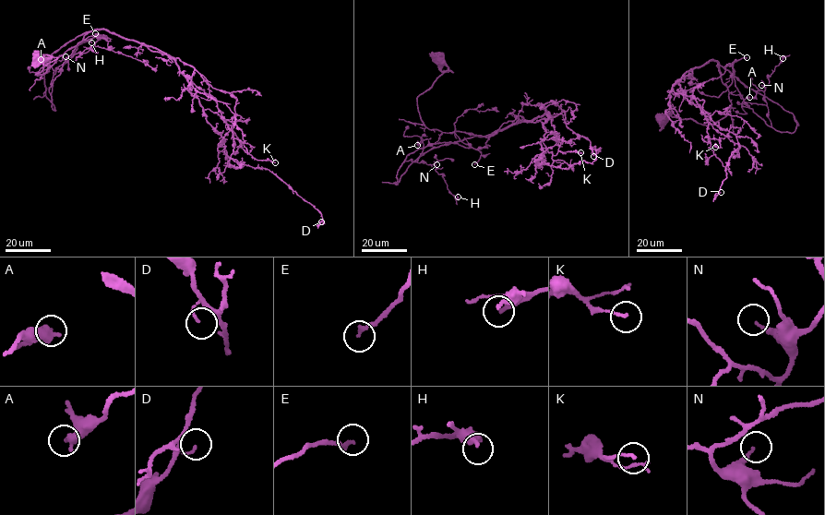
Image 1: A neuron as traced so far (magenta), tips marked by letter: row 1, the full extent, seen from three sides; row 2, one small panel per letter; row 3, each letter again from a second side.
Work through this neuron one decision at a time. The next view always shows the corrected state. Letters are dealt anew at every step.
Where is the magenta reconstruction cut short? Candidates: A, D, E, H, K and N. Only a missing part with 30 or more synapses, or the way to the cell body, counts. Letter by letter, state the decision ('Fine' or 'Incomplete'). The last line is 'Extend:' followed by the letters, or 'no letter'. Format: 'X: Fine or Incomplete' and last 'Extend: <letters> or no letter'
A: Fine
D: Fine
E: Fine
H: Fine
K: Fine
N: Fine
Extend: no letter

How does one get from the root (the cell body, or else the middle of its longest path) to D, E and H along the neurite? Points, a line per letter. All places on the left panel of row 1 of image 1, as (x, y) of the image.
D: (38, 58), (57, 58), (38, 76), (104, 29), (158, 48), (185, 76), (224, 153), (269, 169), (321, 221)
E: (38, 58), (57, 58), (38, 76), (87, 32), (46, 62), (54, 111), (50, 88), (95, 33)
H: (38, 58), (57, 58), (38, 76), (87, 32), (46, 62), (54, 111), (56, 69), (91, 42)

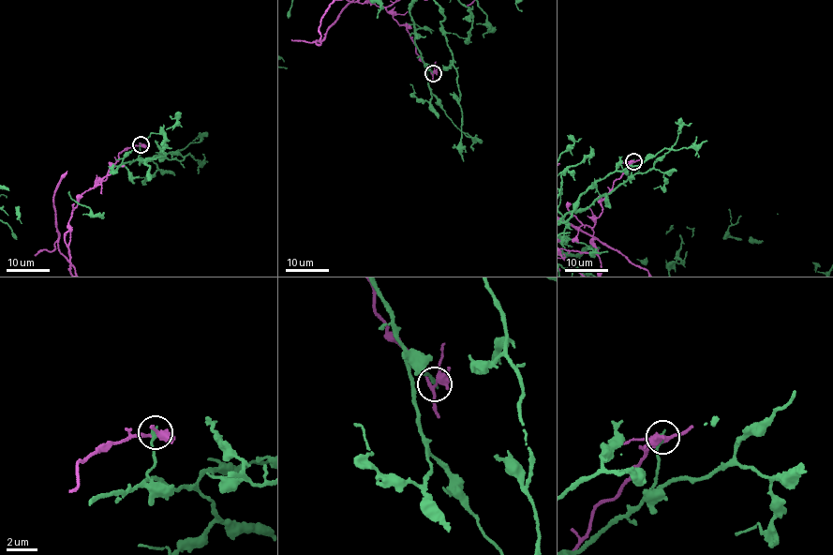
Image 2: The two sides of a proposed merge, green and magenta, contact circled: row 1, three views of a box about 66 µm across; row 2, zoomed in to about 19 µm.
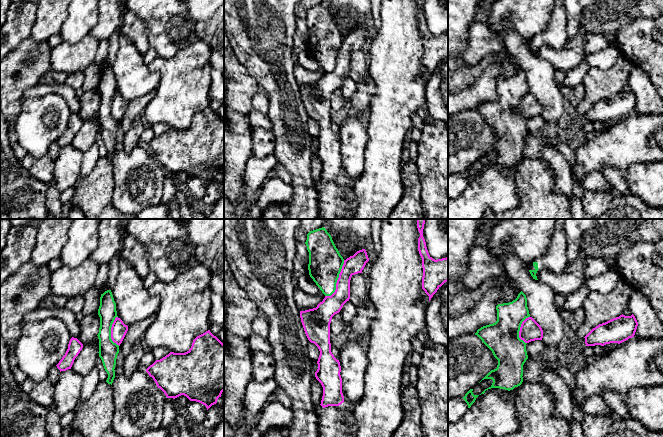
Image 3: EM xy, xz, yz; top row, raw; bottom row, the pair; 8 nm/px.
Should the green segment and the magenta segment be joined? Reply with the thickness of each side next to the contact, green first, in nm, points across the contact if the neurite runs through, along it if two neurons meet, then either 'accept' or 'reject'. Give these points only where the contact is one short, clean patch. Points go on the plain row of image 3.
calibres 280 and 160 nm; border xz (344, 36), (336, 59), (336, 65), (330, 71), (325, 72); reject

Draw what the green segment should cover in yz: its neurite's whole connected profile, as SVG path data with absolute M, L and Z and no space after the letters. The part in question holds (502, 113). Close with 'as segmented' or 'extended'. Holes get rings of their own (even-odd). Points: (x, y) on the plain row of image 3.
M521 67L517 74L509 79L498 80L497 97L493 100L489 100L481 103L477 106L477 111L482 118L492 127L494 133L498 136L497 144L491 146L482 156L492 155L492 161L485 165L481 170L484 170L486 166L491 164L500 164L505 166L513 166L523 158L523 141L528 135L526 120L519 114L519 107L522 98L530 93L527 83L526 71Z | as segmented

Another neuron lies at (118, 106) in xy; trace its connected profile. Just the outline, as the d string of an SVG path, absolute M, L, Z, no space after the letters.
M116 93L111 103L112 117L120 122L127 107L128 107L128 102L125 101L120 94Z

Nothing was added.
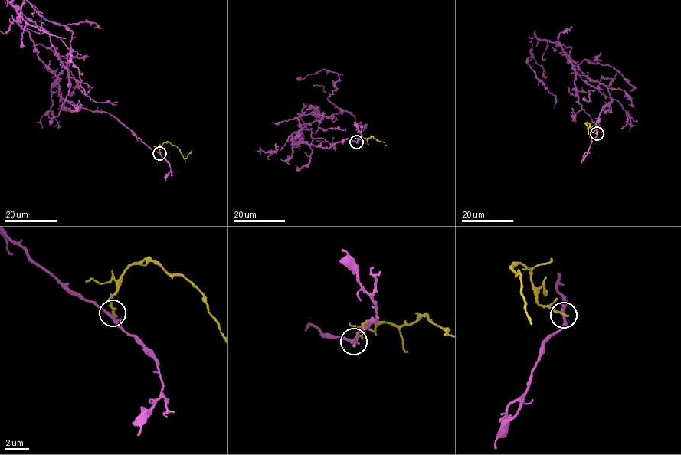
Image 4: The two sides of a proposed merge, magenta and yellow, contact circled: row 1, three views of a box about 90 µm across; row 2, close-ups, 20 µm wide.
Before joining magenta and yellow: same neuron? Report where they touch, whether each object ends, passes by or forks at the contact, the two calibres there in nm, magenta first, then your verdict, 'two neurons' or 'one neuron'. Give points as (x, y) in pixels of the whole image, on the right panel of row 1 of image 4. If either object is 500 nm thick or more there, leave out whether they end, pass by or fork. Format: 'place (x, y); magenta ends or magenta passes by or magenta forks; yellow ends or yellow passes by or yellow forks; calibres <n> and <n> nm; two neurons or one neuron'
place (597, 133); magenta passes by; yellow ends; calibres 190 and 200 nm; two neurons

